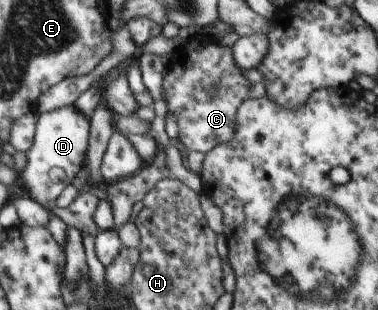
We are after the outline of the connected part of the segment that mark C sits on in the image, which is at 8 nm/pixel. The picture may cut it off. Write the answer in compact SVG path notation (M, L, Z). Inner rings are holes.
M198 36L194 39L192 45L184 49L184 58L165 74L163 86L168 110L180 127L180 141L190 151L204 152L206 155L223 143L232 142L238 133L238 112L249 98L249 89L253 85L247 79L245 69L239 68L233 48L225 48L221 42L210 37Z

